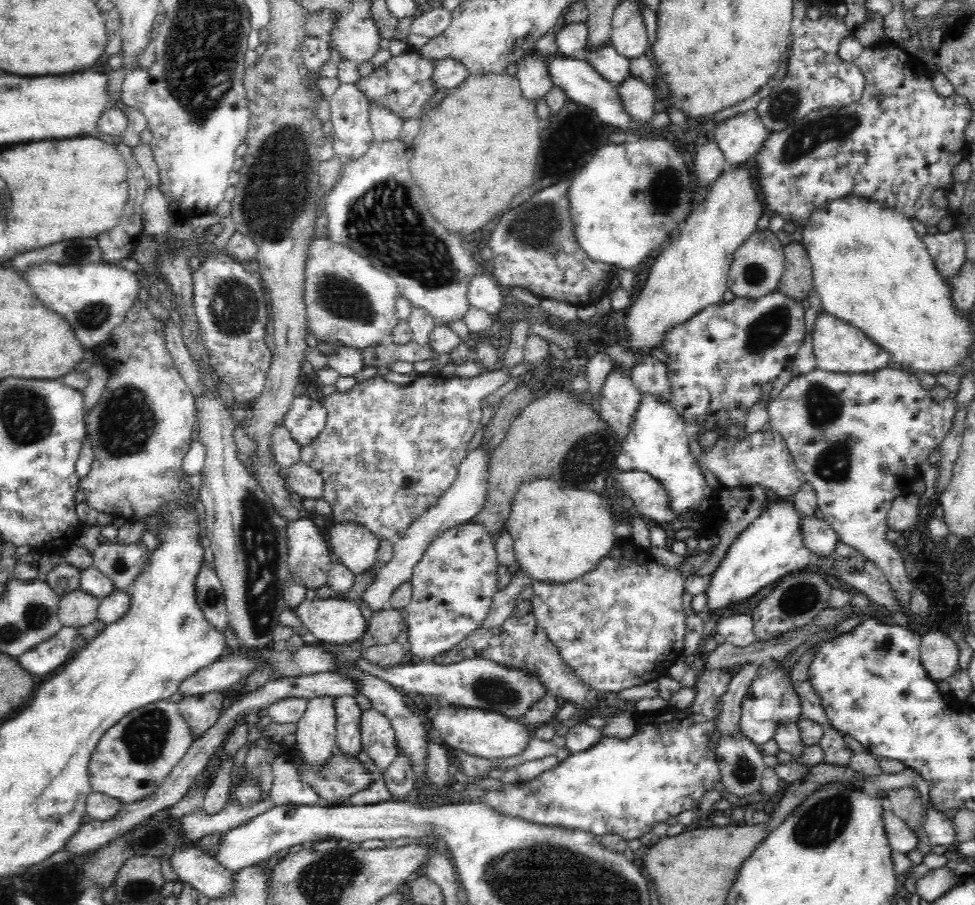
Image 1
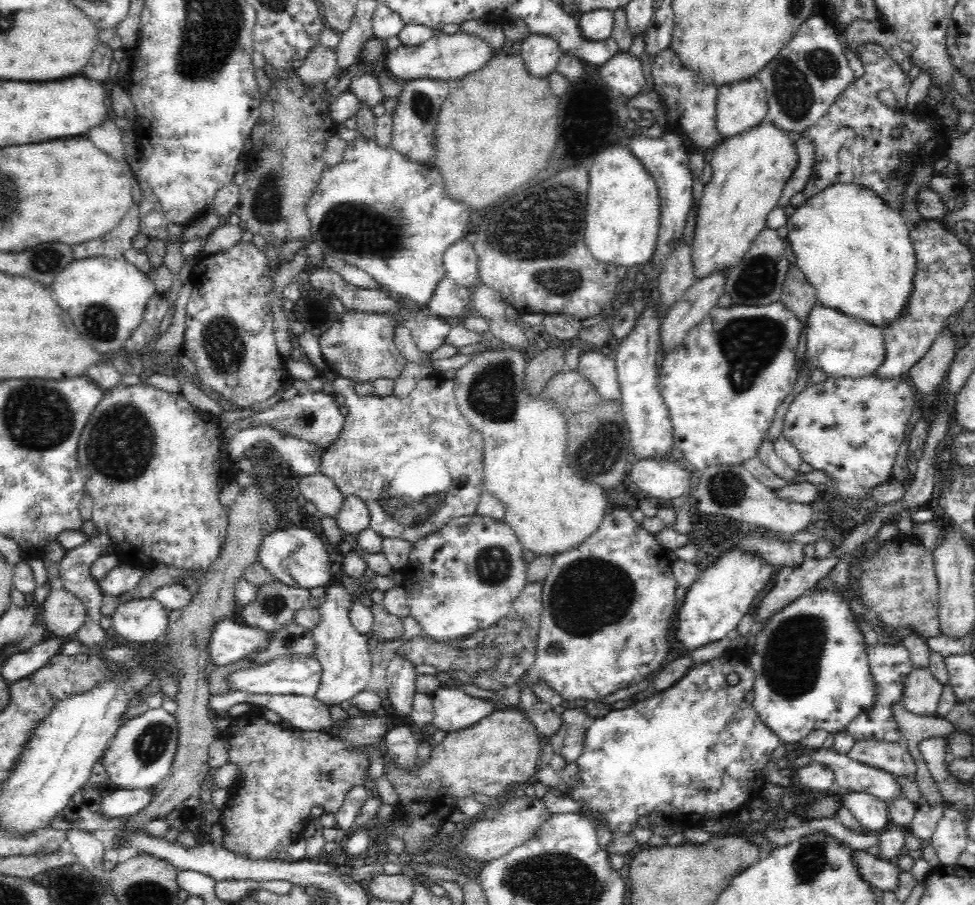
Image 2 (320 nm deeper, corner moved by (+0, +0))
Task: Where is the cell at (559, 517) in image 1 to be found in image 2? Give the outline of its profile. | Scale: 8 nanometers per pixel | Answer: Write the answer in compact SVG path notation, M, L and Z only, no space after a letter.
M486 348L455 372L455 402L468 425L482 435L484 490L504 505L503 521L512 527L524 550L536 555L555 556L580 545L591 536L606 514L606 491L581 478L565 458L567 422L556 401L526 391L526 366L530 354L512 348Z

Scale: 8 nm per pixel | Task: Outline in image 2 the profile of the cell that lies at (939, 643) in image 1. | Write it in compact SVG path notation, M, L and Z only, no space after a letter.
M913 669L904 682L902 696L900 696L898 702L901 704L902 708L914 715L923 717L933 716L937 710L942 690L943 686L934 679L929 669Z

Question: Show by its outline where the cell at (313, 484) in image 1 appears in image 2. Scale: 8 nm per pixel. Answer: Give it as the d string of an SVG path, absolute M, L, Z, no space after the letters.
M318 473L302 477L298 486L301 494L312 504L315 504L318 515L330 516L336 520L343 505L344 496L332 479Z

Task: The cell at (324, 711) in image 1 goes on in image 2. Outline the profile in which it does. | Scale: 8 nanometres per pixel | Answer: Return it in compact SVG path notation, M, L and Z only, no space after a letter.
M333 581L325 586L324 601L317 608L320 620L311 630L315 640L315 656L322 665L321 683L315 697L326 706L339 705L343 700L351 700L362 692L368 684L372 659L368 651L367 639L356 630L350 620L350 608L354 598L340 582Z

